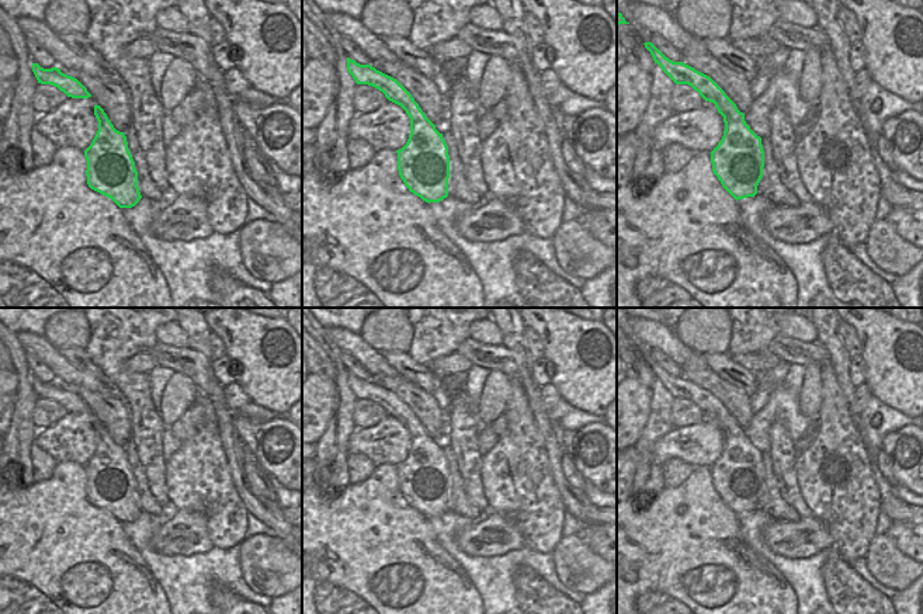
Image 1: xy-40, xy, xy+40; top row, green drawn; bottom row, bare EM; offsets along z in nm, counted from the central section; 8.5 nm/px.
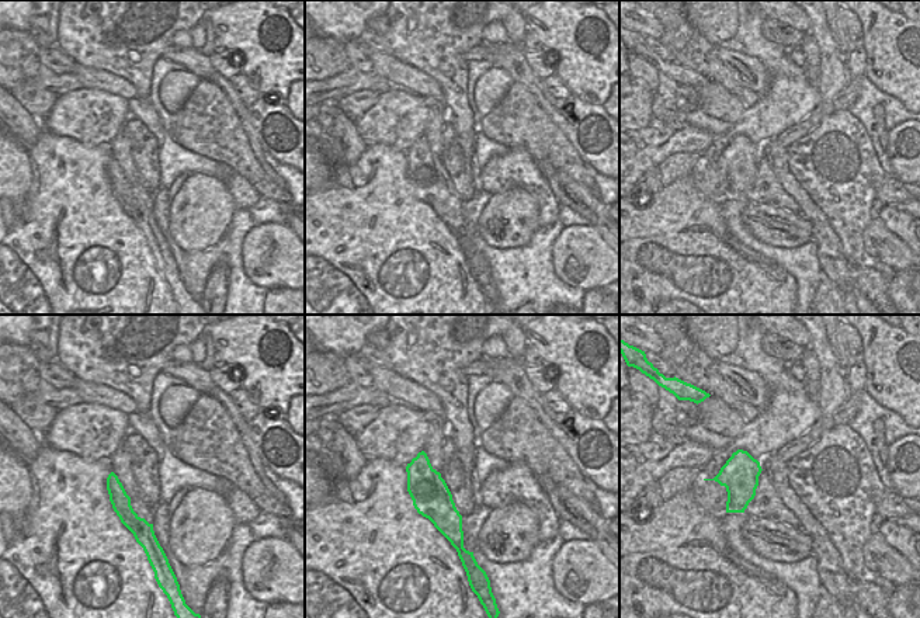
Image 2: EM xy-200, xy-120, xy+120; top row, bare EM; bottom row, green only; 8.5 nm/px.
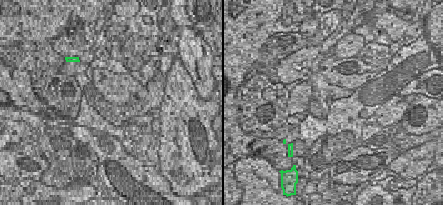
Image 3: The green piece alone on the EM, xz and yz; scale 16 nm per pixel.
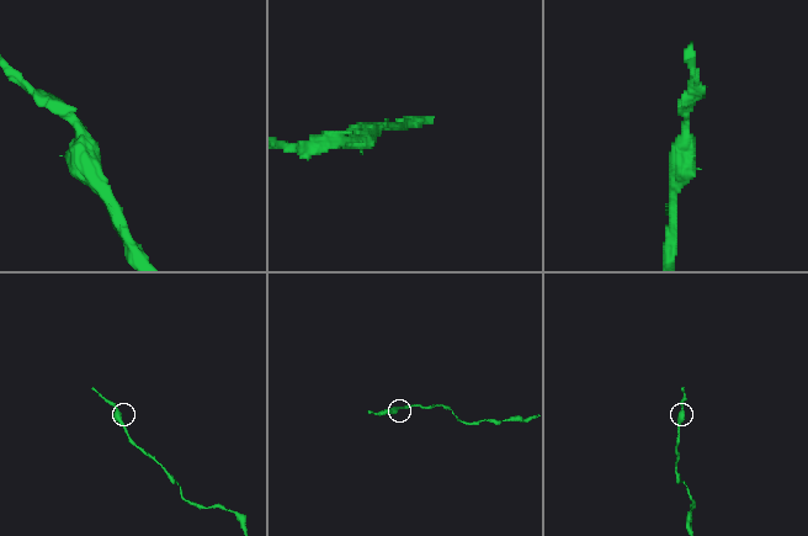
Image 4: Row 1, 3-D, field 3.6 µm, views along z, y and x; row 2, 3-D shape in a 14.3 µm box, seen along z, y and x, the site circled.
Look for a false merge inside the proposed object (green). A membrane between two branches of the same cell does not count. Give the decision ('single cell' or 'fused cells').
single cell

